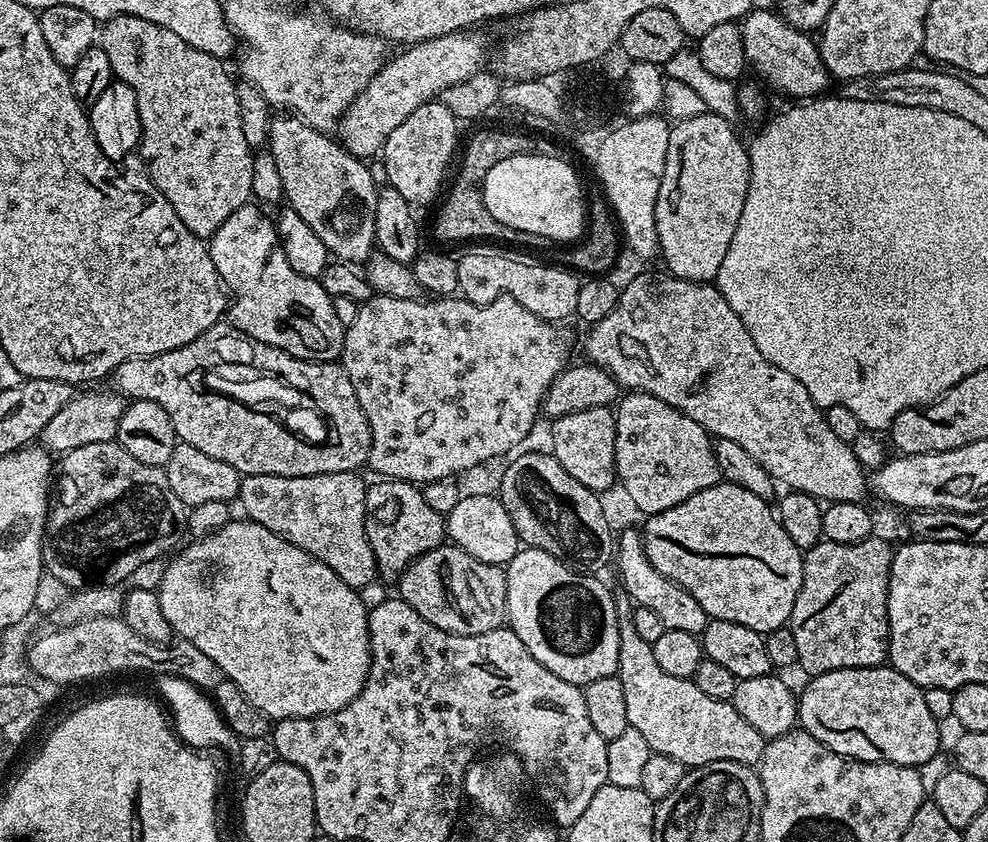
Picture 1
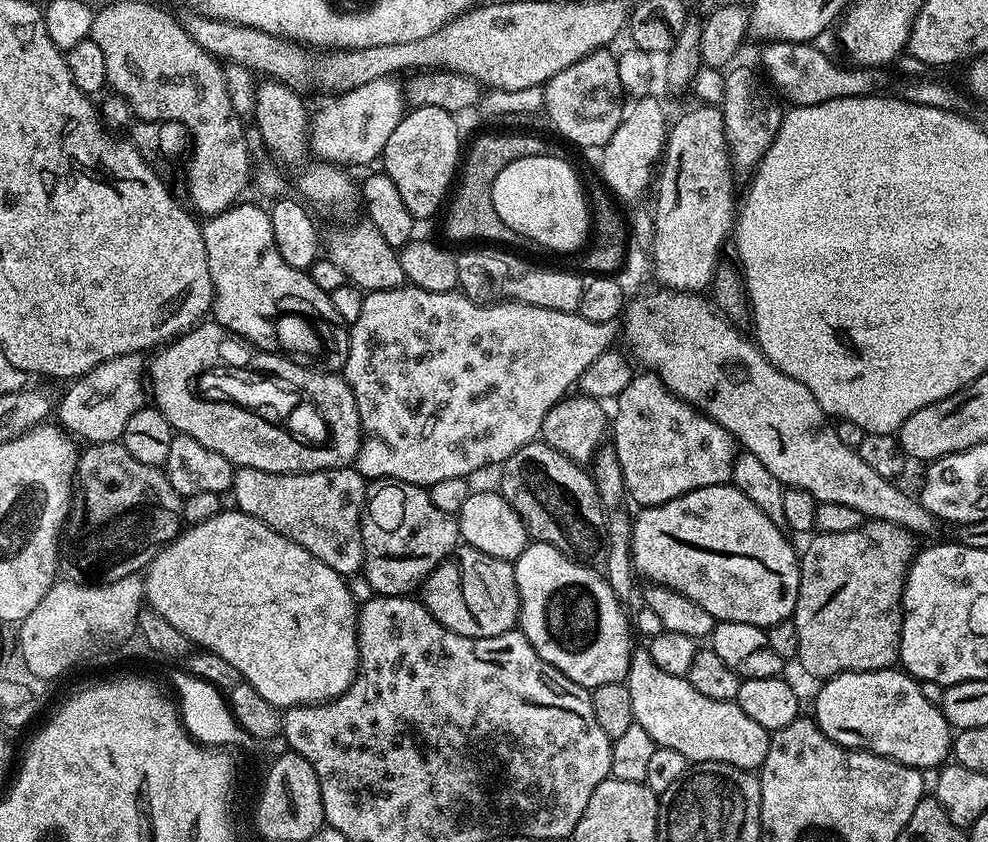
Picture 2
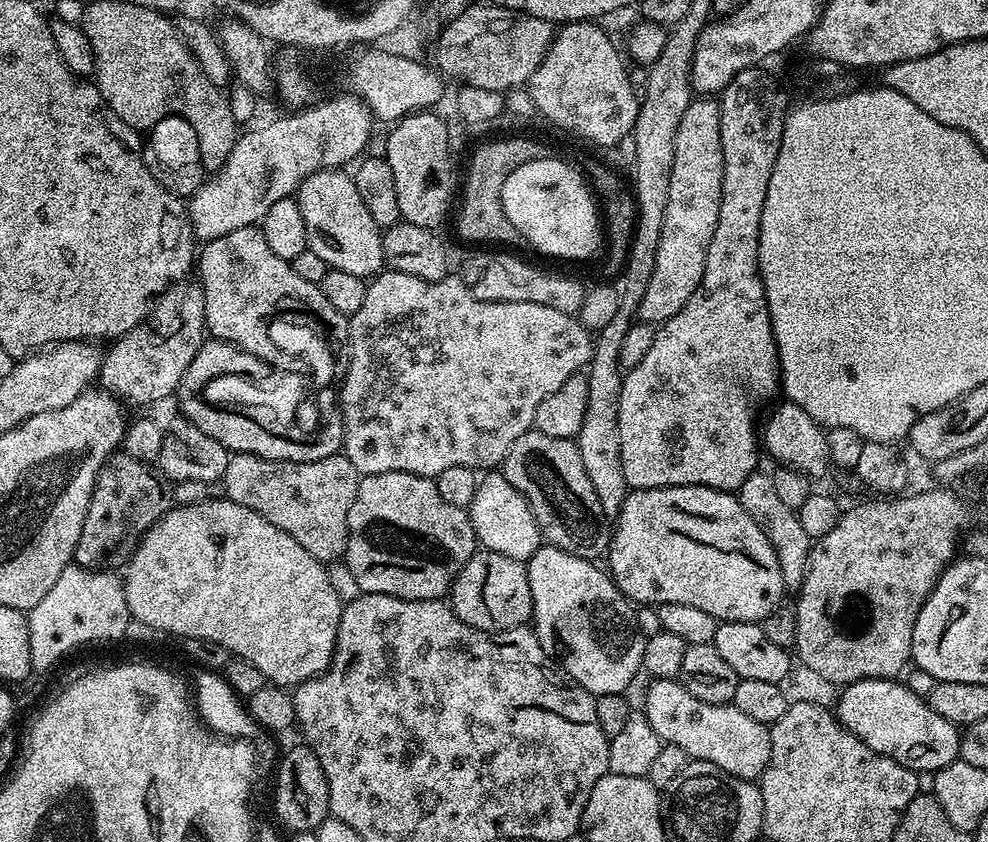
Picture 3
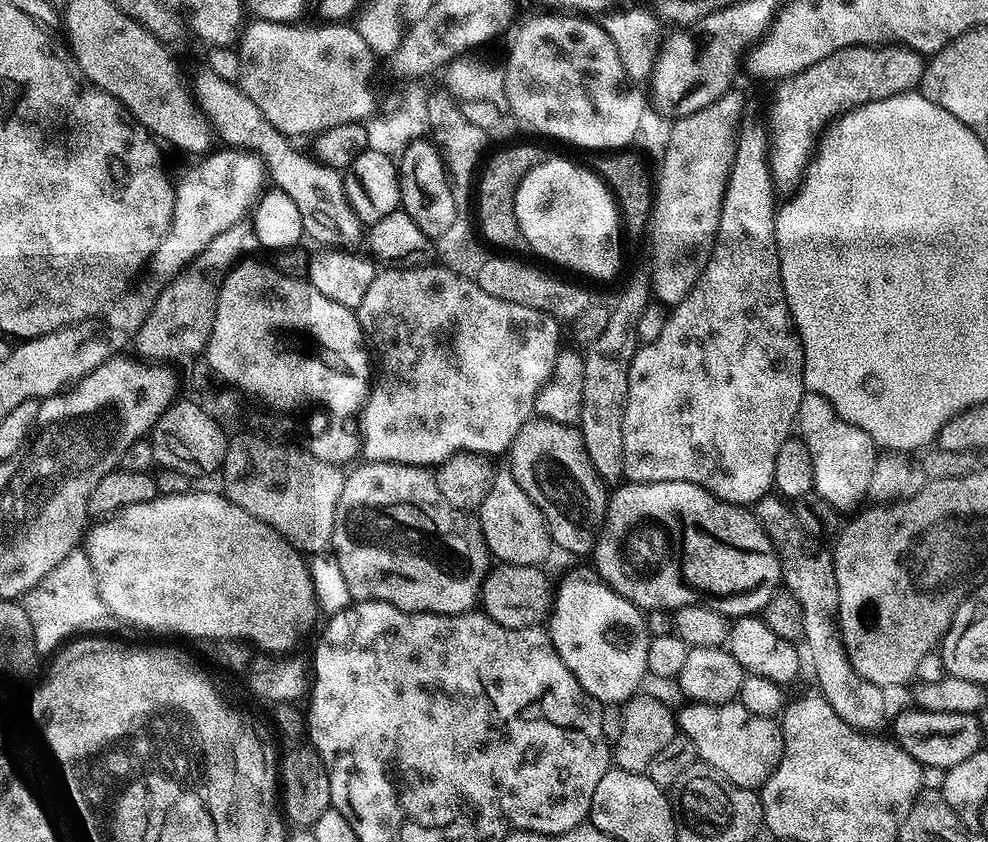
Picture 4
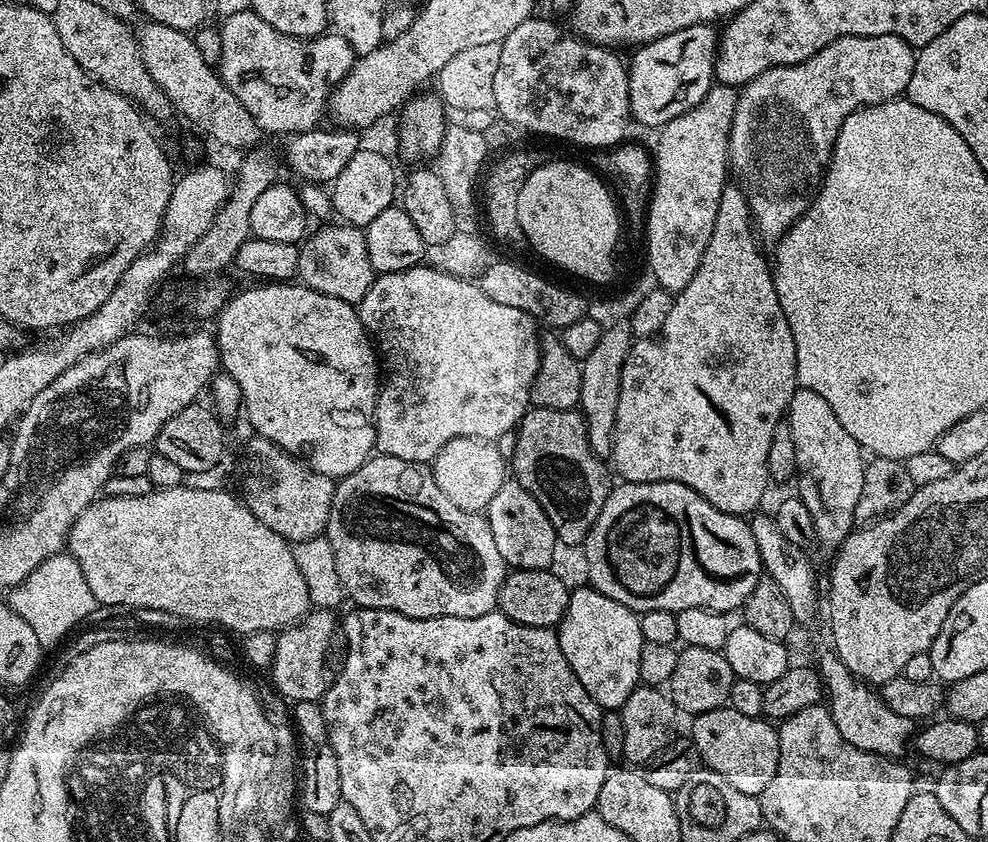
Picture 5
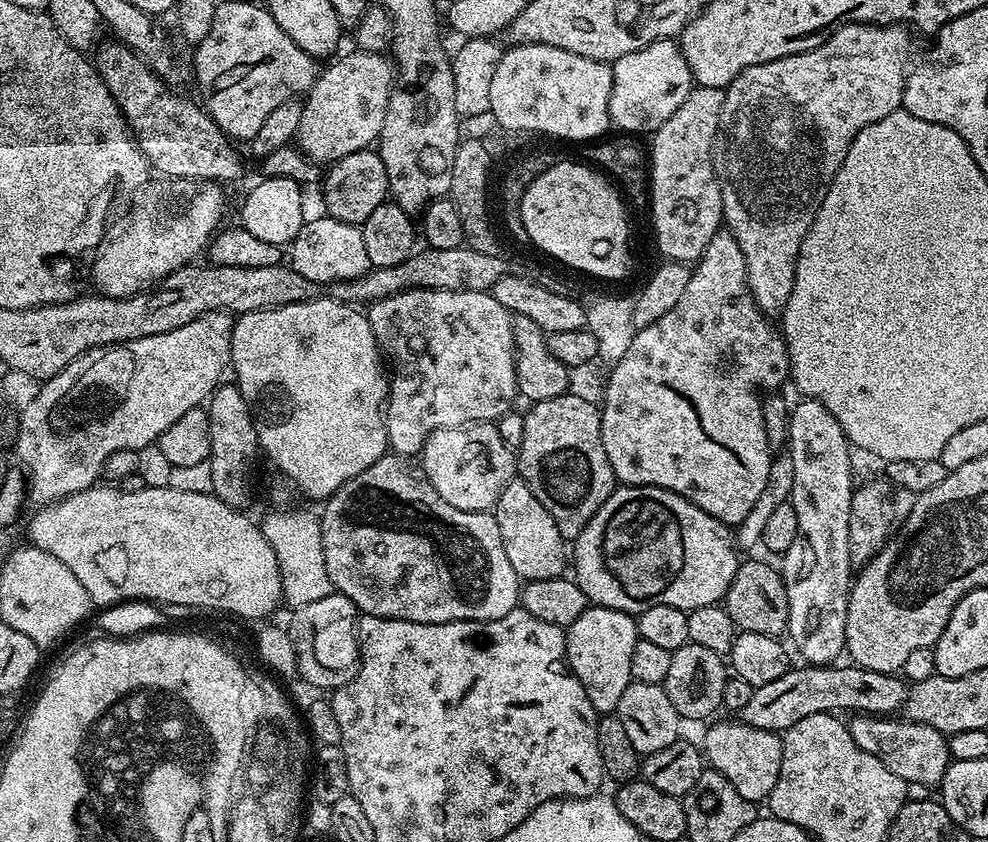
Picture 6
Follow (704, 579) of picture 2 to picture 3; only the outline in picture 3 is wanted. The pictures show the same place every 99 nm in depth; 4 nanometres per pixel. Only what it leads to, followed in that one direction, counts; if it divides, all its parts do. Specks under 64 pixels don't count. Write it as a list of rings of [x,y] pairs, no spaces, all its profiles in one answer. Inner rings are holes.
[[[683,484],[673,488],[637,488],[629,491],[620,514],[614,520],[610,532],[610,543],[606,553],[607,571],[616,587],[628,597],[629,601],[640,606],[659,606],[662,604],[681,604],[682,606],[698,606],[698,610],[706,610],[718,622],[733,620],[734,622],[763,622],[771,612],[781,607],[786,587],[782,578],[782,570],[778,566],[778,556],[774,546],[760,529],[758,522],[741,506],[739,499],[731,492],[723,492],[717,488],[707,488],[697,484]]]

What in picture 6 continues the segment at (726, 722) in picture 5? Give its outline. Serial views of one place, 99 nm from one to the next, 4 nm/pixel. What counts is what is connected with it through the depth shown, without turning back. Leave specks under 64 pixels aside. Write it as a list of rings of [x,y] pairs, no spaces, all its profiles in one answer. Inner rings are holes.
[[[728,718],[732,720],[720,720],[717,724],[712,724],[708,728],[708,733],[704,736],[704,744],[702,743],[702,755],[710,765],[711,771],[720,772],[730,782],[730,786],[734,786],[734,790],[738,790],[738,794],[742,794],[742,798],[753,802],[764,802],[767,801],[768,796],[774,790],[774,782],[778,782],[778,770],[782,770],[782,746],[784,745],[783,739],[777,733],[771,732],[770,730],[758,730],[758,726],[750,726],[744,723],[739,718]]]

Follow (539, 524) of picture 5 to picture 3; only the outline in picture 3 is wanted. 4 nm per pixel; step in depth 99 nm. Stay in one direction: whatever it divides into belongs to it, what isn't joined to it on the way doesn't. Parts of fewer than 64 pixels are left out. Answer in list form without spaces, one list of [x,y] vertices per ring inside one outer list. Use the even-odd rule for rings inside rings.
[[[492,470],[485,476],[488,477],[485,480],[483,477],[477,483],[476,493],[468,508],[468,516],[472,519],[479,547],[489,552],[506,554],[506,558],[526,562],[542,546],[540,528],[536,524],[534,514],[526,498],[522,498],[522,494],[518,494],[518,490],[510,486],[503,471]]]

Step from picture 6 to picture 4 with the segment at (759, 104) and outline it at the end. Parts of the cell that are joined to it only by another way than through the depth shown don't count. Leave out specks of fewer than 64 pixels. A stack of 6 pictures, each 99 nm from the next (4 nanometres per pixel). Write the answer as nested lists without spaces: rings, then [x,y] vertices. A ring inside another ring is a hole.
[[[856,46],[838,50],[822,62],[814,62],[797,76],[789,76],[775,85],[776,97],[772,100],[766,126],[770,131],[768,162],[773,181],[797,181],[807,167],[816,135],[833,118],[849,112],[860,104],[878,102],[882,98],[907,93],[917,83],[923,71],[921,53],[899,46],[866,48]]]

